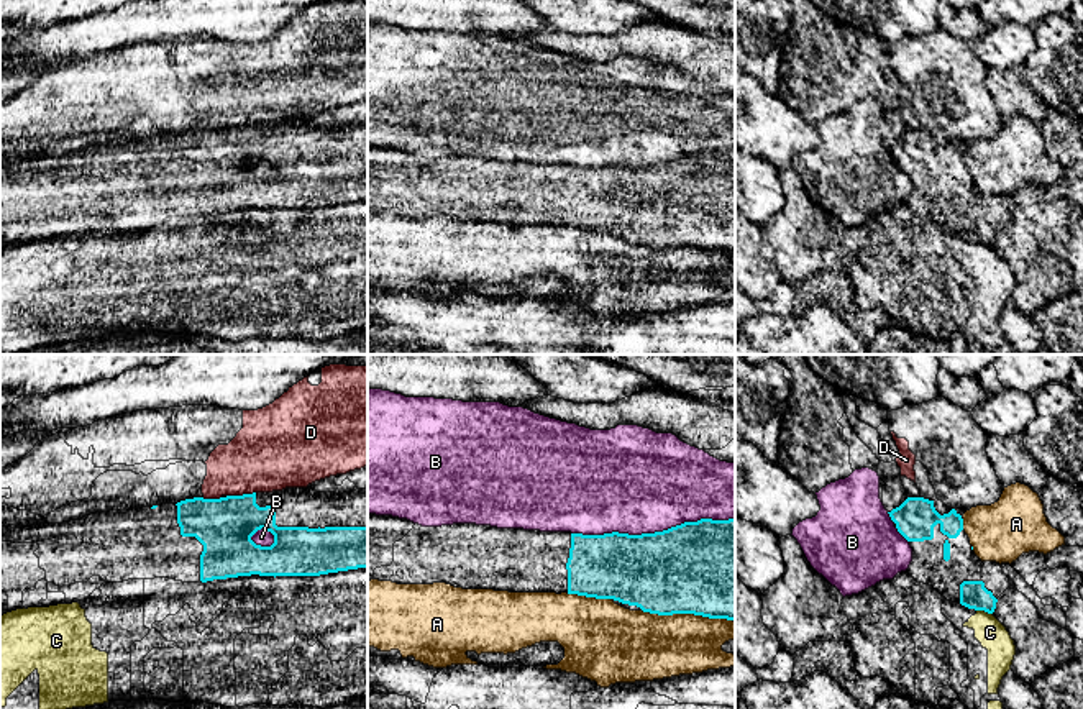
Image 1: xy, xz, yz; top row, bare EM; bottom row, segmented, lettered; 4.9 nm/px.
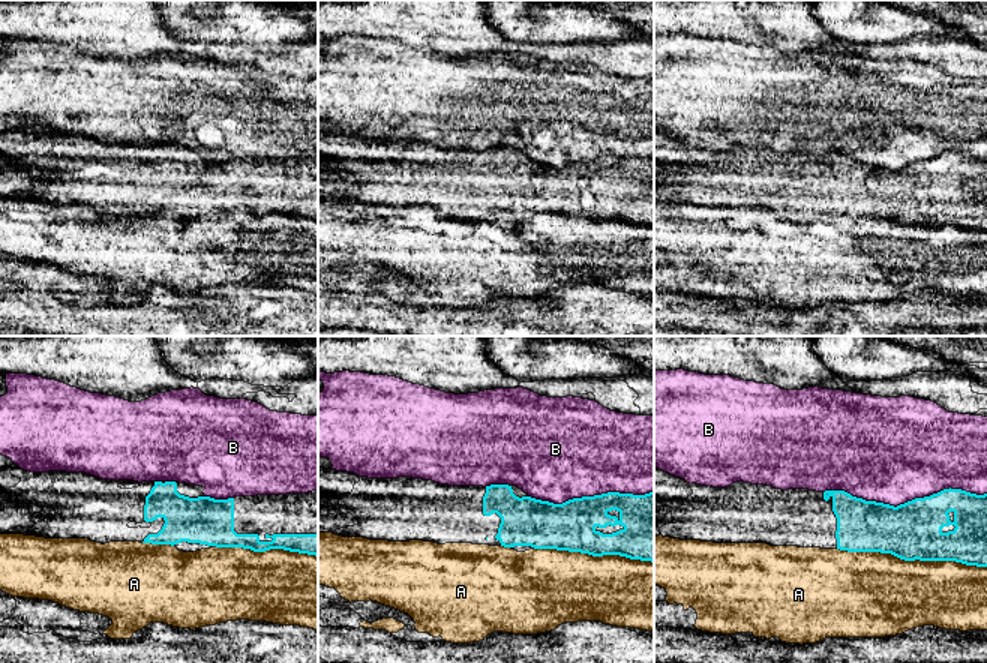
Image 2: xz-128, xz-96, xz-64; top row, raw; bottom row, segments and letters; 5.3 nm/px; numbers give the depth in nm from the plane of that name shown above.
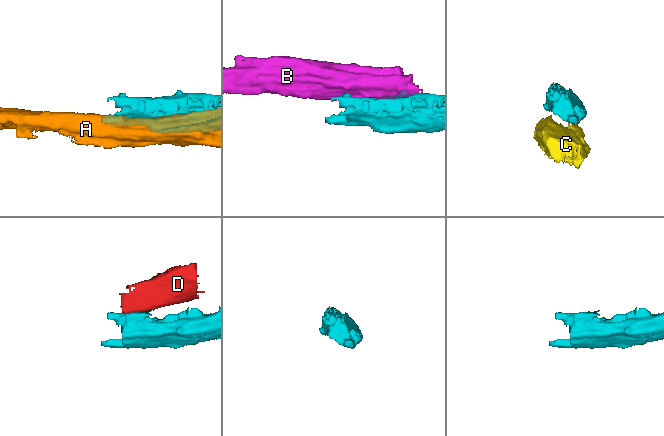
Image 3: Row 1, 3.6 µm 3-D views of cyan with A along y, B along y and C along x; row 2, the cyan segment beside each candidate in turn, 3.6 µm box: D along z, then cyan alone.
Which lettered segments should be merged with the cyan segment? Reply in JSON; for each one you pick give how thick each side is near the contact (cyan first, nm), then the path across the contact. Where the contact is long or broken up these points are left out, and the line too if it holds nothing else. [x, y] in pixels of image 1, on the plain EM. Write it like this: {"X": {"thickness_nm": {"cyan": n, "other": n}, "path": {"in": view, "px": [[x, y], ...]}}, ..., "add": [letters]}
{"add": []}

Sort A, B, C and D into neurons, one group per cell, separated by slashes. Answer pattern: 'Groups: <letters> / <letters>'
Groups: A / B / C / D

